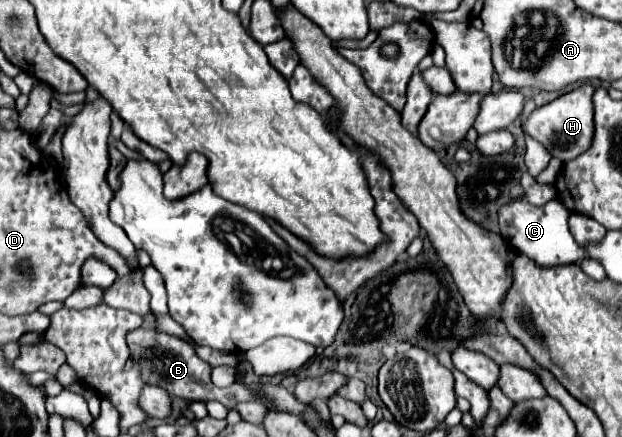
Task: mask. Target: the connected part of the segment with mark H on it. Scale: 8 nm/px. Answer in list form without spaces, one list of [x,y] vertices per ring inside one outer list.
[[[591,84],[579,86],[573,92],[563,94],[561,98],[537,108],[525,122],[525,130],[535,140],[539,140],[551,152],[551,156],[563,162],[577,158],[591,146],[591,140],[593,140],[593,100],[591,100],[593,94],[595,94],[595,88]]]

